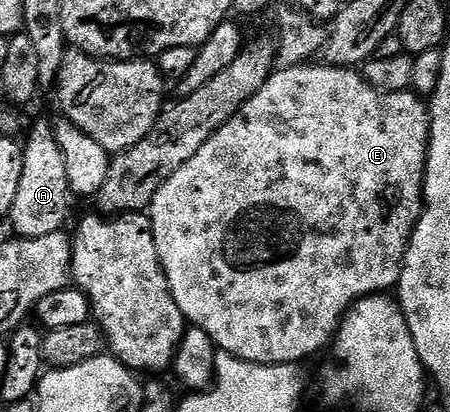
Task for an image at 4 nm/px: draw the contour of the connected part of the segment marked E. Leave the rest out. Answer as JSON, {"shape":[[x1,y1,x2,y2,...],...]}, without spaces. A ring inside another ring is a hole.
{"shape":[[322,61,275,70,264,89,245,103,212,138,204,141,192,161,180,165,180,169,160,185,148,208,152,233,156,237,156,253,168,277,168,289,172,289,172,297,176,305,180,305,180,313,187,324,204,329,219,352,269,367,281,363,298,365,303,362,301,359,329,348,342,318,359,299,397,288,410,238,422,215,422,179,426,176,429,148,430,109,427,100,413,90,377,91,365,74]]}

